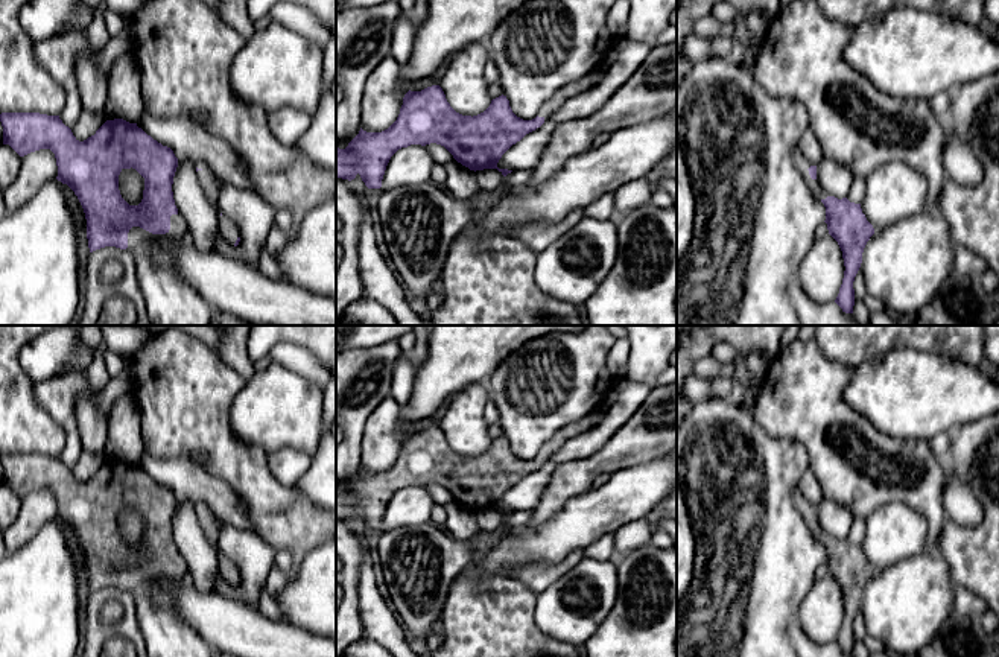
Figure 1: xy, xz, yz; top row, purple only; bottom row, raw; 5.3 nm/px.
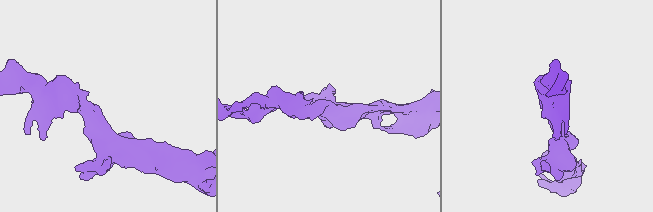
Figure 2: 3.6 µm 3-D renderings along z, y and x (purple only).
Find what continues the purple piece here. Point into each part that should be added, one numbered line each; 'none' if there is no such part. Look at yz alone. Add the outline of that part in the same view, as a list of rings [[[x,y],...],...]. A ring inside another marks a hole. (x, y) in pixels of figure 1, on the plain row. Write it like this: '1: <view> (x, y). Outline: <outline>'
1: yz (802, 504). Outline: [[[795,488],[795,490],[792,491],[792,499],[794,499],[794,502],[795,502],[795,506],[798,508],[798,511],[800,511],[801,516],[804,517],[804,520],[806,520],[809,529],[812,531],[812,534],[813,534],[817,538],[820,538],[820,540],[826,540],[829,535],[821,529],[818,520],[812,520],[812,519],[810,519],[809,511],[807,511],[810,506],[817,506],[817,505],[809,503],[809,502],[803,497],[803,494],[800,493],[798,488]]]

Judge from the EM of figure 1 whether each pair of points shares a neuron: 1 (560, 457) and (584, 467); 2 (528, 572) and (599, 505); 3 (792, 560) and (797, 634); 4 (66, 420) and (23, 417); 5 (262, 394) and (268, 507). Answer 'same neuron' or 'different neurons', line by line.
1: different neurons
2: different neurons
3: different neurons
4: different neurons
5: different neurons

